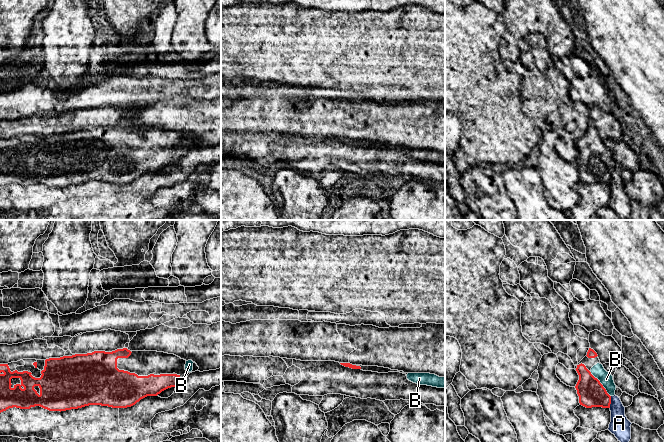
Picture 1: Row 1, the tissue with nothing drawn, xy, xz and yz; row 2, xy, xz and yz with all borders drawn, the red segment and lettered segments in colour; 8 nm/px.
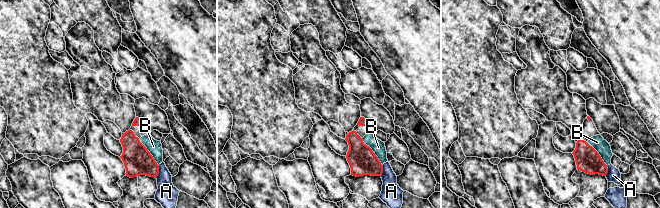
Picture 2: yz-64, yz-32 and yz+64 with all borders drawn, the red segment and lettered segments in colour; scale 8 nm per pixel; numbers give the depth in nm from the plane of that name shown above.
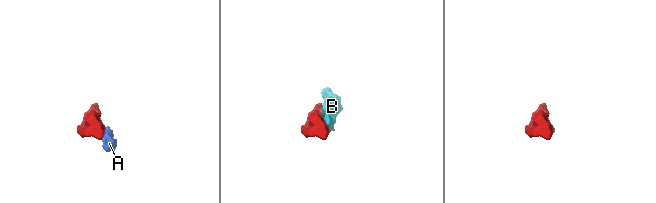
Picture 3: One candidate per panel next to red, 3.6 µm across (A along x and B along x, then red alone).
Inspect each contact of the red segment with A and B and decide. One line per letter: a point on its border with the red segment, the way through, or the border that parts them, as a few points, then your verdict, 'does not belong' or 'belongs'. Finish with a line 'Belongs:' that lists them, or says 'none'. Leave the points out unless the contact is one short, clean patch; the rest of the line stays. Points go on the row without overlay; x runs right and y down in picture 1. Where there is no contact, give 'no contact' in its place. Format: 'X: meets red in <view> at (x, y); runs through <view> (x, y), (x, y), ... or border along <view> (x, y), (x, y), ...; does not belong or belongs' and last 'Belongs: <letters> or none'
A: meets red in yz at (610, 178); border along yz (611, 172), (609, 183); does not belong
B: meets red in yz at (601, 160); belongs
Belongs: B

